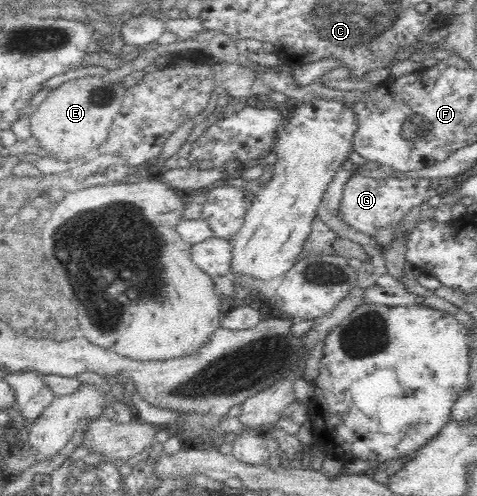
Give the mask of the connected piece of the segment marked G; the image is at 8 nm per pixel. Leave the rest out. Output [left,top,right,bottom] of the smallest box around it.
[338,173,458,237]

